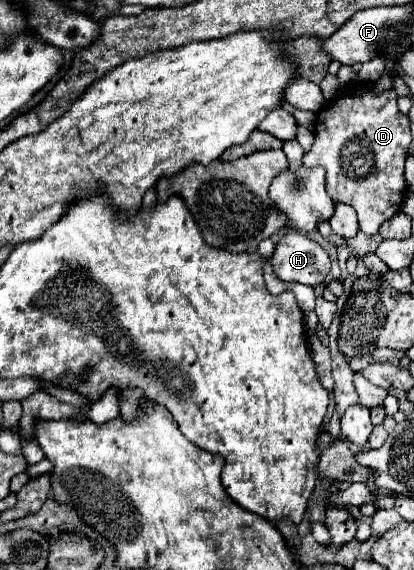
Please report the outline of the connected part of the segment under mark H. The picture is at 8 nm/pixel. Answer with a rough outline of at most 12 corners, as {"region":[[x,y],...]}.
{"region":[[288,231],[272,255],[278,279],[322,283],[328,253]]}

